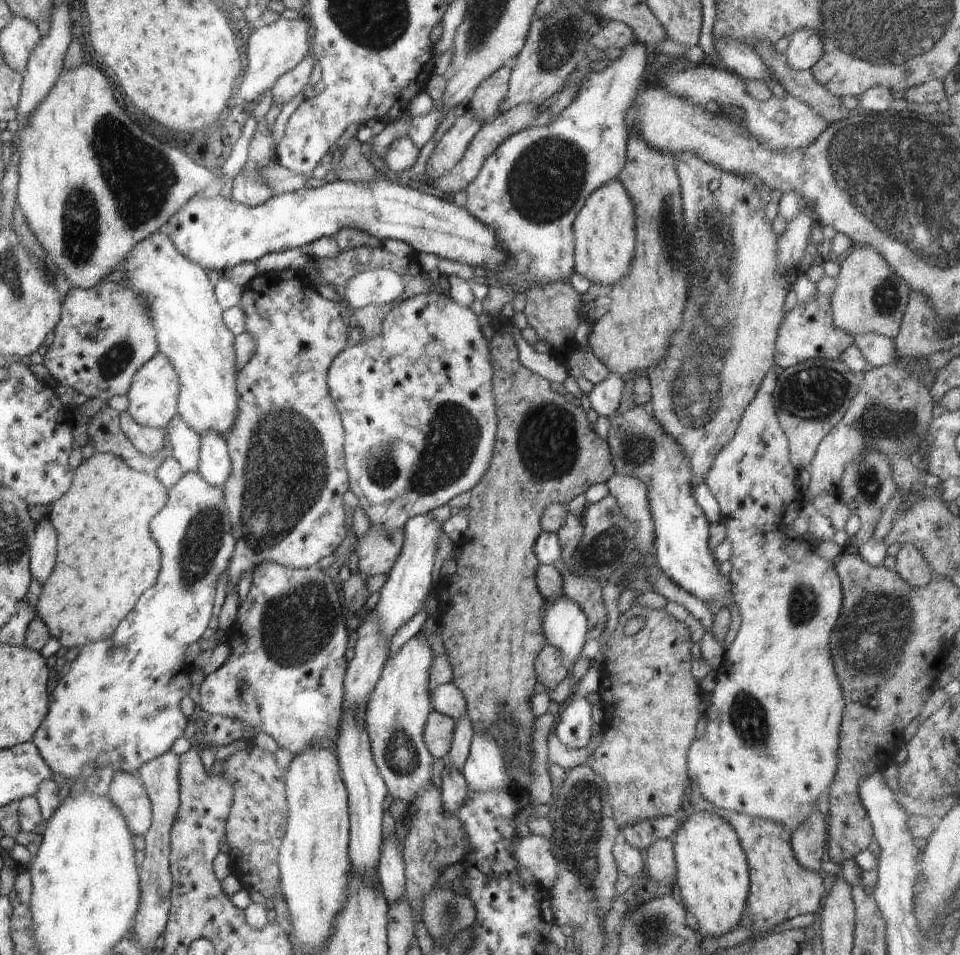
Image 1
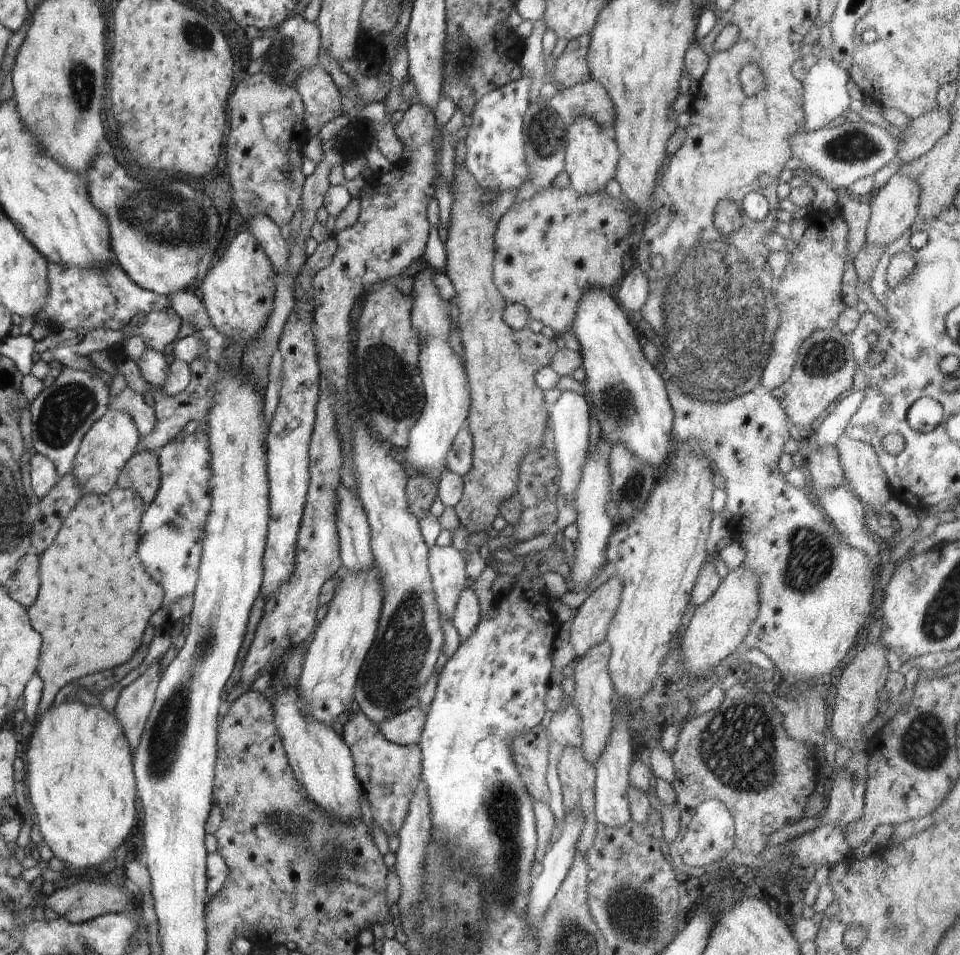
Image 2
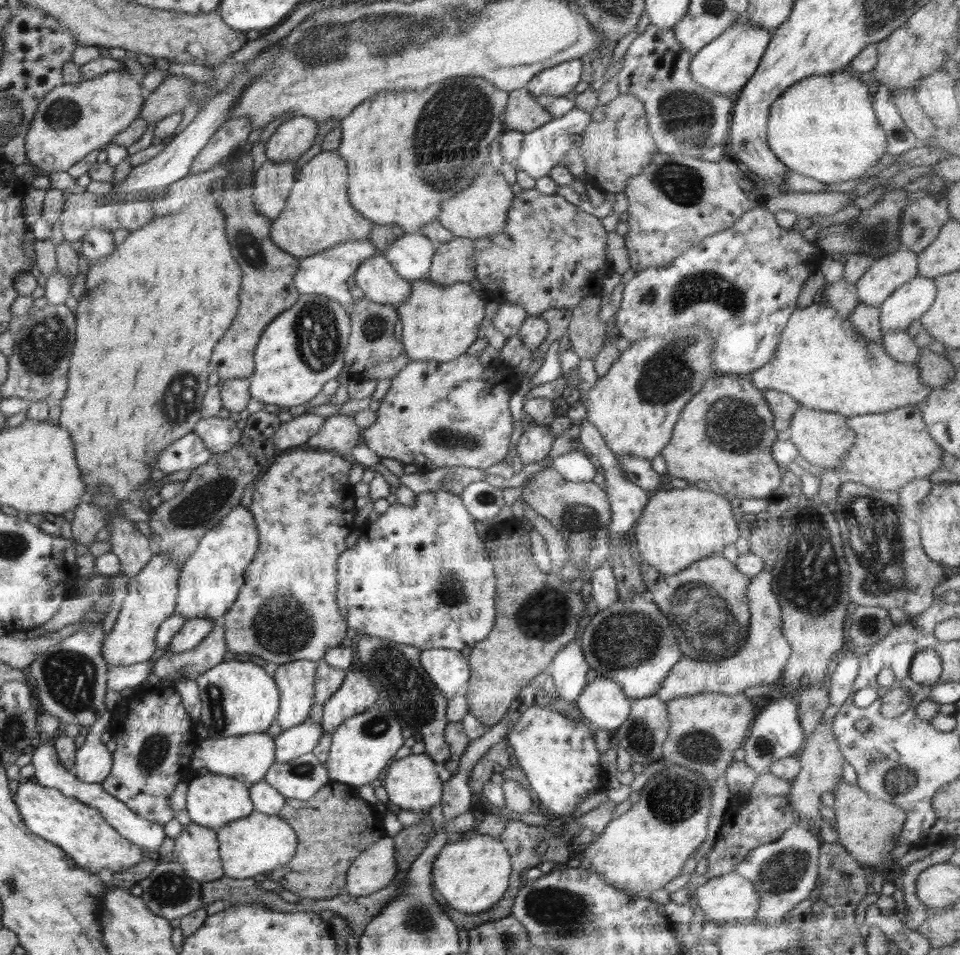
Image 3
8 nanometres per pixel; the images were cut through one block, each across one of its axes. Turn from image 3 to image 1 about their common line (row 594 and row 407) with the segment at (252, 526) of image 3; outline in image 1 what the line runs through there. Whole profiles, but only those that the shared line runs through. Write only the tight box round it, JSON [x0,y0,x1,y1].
[119,230,239,436]

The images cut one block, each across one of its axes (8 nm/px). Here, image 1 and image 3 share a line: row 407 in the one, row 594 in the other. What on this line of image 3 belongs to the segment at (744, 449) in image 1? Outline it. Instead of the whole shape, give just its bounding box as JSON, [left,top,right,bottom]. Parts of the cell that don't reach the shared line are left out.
[655,570,791,704]

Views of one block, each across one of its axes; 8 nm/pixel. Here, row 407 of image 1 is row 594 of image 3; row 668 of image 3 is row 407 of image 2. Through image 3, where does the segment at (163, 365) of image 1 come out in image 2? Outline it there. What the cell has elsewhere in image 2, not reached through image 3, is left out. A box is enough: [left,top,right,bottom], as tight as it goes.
[72,407,141,496]

